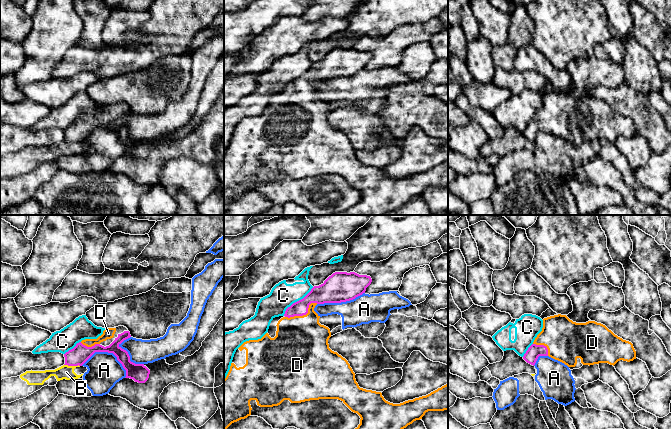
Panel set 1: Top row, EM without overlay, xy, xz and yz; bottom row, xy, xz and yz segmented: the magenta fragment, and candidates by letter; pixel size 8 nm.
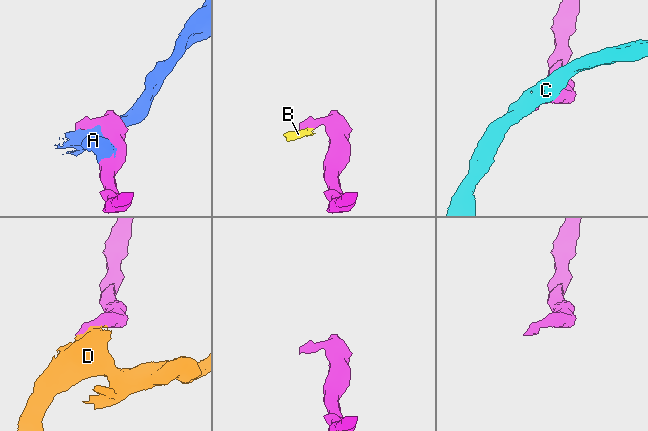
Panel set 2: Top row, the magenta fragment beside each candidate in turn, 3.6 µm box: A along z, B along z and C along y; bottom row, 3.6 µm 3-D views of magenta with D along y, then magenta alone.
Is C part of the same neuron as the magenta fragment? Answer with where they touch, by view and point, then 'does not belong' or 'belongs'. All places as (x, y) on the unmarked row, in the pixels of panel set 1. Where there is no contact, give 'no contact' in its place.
contact xz (297, 77); does not belong

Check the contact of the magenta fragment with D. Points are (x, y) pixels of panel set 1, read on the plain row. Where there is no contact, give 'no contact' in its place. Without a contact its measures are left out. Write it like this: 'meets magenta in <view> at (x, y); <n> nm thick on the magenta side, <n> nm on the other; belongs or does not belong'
meets magenta in xz at (303, 90); 160 nm thick on the magenta side, 440 nm on the other; belongs

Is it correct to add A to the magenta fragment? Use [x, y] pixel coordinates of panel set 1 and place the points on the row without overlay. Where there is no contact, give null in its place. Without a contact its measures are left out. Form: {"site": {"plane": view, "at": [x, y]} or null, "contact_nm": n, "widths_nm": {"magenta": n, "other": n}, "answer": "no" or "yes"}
{"site": {"plane": "xy", "at": [108, 128]}, "contact_nm": 380, "widths_nm": {"magenta": 150, "other": 280}, "answer": "no"}

